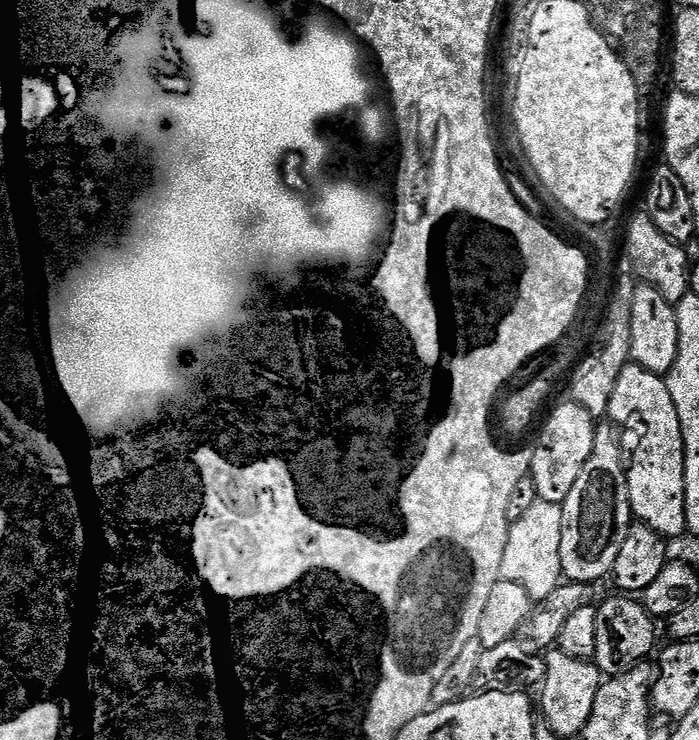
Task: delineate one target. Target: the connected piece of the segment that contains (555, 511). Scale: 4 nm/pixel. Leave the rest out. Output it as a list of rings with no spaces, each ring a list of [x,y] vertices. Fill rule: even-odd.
[[[539,498],[533,499],[533,504],[511,521],[506,542],[506,554],[500,571],[503,579],[522,586],[530,594],[534,602],[546,599],[562,583],[562,526],[564,525],[564,510],[561,505],[546,502]]]

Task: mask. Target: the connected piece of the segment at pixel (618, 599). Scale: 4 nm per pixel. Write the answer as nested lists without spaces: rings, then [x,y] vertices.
[[[615,594],[604,605],[596,608],[598,638],[594,663],[605,677],[611,678],[626,674],[632,668],[641,667],[644,660],[656,648],[657,621],[644,609],[639,599],[628,594]]]

